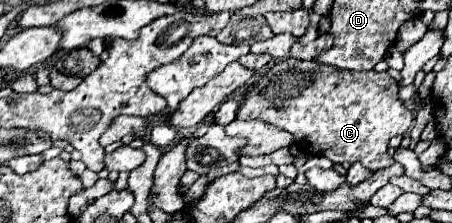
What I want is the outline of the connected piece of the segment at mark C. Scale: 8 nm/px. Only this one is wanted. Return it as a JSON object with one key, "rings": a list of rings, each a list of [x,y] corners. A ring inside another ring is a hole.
{"rings":[[[275,63],[269,67],[269,73],[263,73],[261,79],[249,89],[247,99],[237,111],[237,119],[265,119],[289,131],[297,145],[307,153],[323,155],[333,163],[357,163],[361,161],[369,171],[379,171],[393,165],[393,157],[387,155],[389,139],[395,135],[405,135],[413,125],[413,115],[405,109],[399,99],[399,85],[387,73],[377,71],[341,71],[329,65],[315,65],[315,73],[303,73],[295,69],[297,63]]]}

